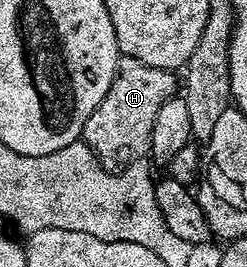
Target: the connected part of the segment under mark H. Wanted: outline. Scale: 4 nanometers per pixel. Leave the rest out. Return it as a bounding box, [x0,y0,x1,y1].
[81,54,175,165]

